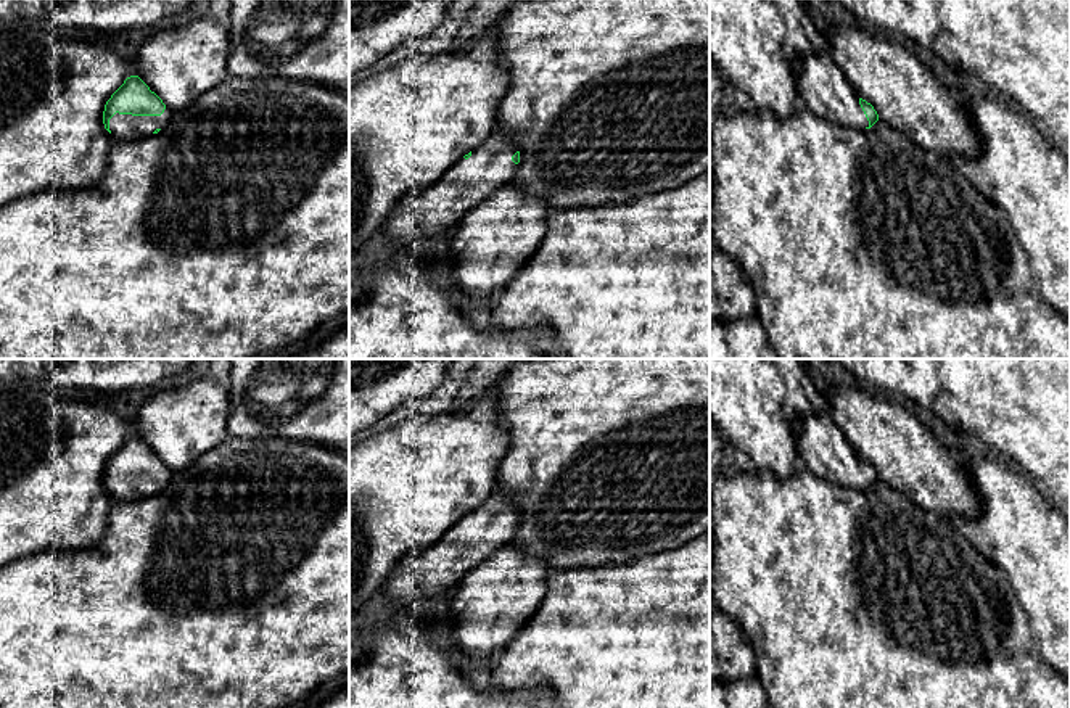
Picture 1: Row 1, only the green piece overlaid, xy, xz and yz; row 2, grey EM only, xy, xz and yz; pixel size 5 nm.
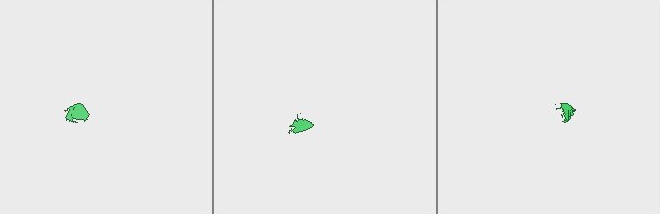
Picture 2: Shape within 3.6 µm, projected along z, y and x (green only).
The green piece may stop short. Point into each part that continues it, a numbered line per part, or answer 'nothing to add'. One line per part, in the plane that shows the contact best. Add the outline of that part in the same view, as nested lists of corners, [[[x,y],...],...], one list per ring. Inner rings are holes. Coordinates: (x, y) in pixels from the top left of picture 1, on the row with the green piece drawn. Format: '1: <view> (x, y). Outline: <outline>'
1: xy (124, 127). Outline: [[[164,109],[161,116],[132,116],[116,113],[109,119],[109,130],[116,142],[134,142],[153,135],[156,129],[167,126],[172,111]]]

